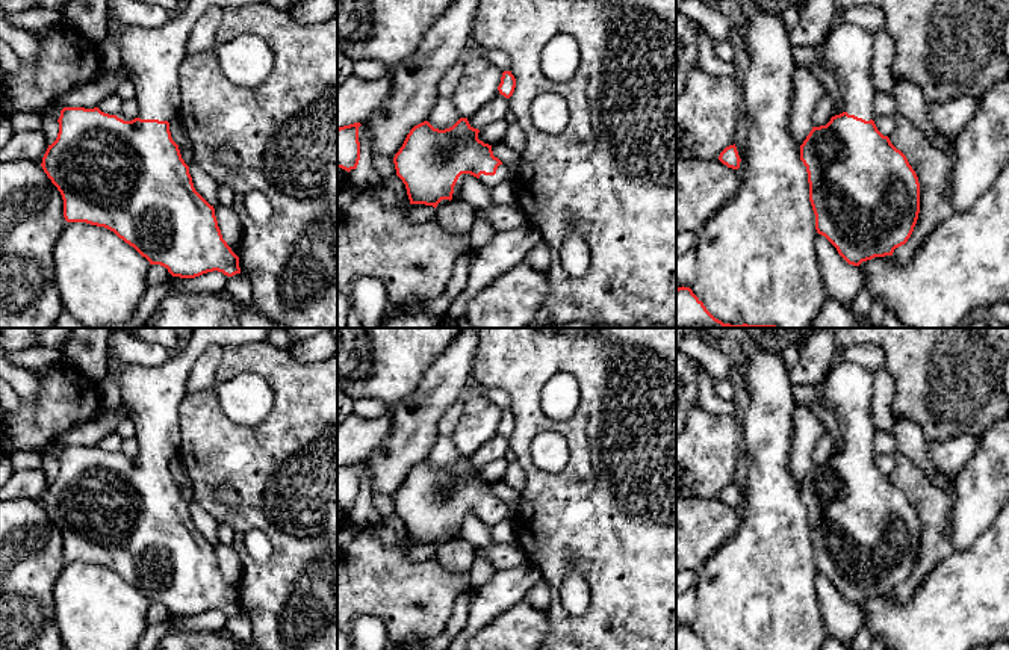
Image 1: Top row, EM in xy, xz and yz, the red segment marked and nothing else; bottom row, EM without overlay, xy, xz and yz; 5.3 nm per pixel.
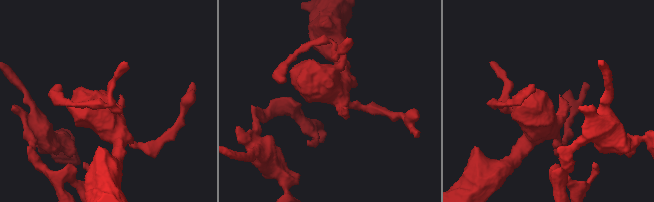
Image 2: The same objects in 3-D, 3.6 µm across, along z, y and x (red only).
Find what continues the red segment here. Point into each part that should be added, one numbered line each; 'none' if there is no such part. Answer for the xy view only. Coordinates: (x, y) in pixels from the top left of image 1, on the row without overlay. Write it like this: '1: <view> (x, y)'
1: xy (152, 396)

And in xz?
1: xz (504, 513)

